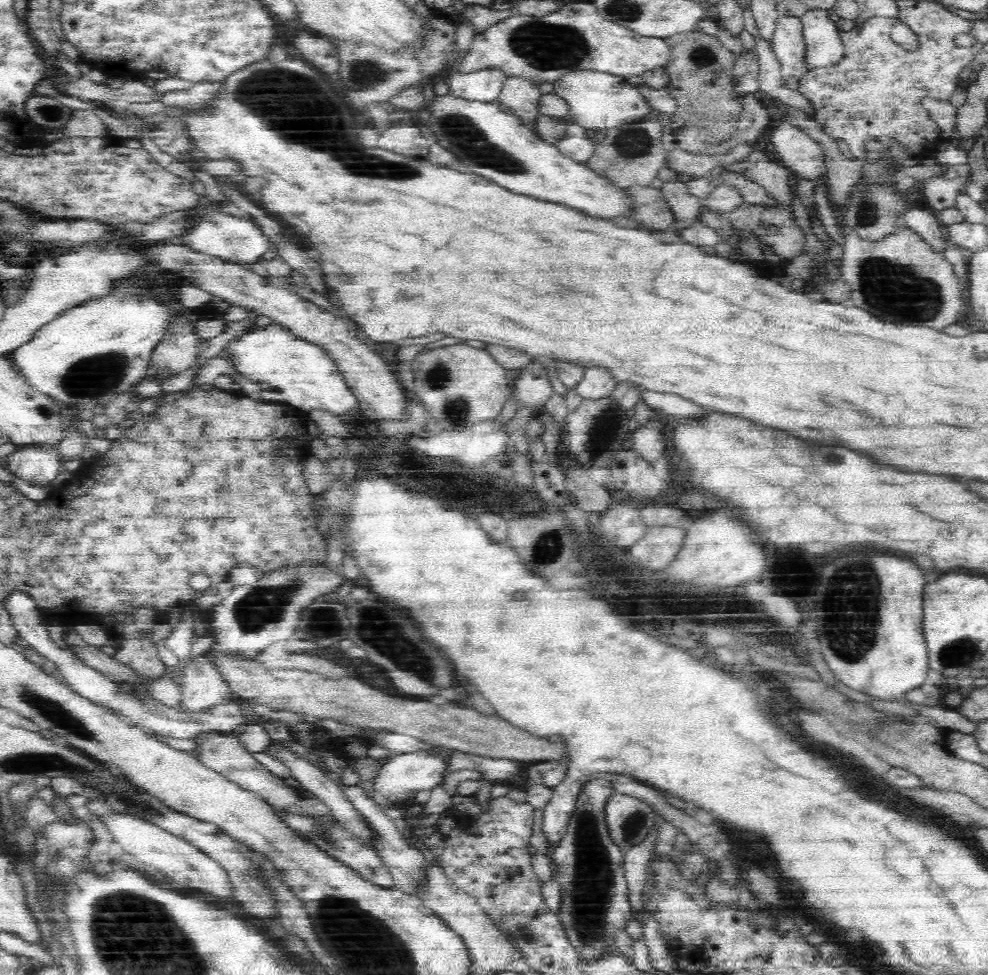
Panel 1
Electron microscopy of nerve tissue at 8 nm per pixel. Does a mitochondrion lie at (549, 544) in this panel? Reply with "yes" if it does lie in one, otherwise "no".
yes

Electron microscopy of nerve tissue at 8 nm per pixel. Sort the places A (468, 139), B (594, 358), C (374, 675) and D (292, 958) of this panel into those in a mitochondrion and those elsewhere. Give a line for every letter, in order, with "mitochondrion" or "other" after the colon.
A: mitochondrion
B: other
C: mitochondrion
D: other

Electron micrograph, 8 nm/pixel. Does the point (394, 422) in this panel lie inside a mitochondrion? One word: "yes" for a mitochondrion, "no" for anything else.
no

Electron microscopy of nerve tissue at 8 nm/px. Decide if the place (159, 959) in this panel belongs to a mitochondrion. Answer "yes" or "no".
yes

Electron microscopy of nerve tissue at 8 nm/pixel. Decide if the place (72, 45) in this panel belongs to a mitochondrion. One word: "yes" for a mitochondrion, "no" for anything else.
no

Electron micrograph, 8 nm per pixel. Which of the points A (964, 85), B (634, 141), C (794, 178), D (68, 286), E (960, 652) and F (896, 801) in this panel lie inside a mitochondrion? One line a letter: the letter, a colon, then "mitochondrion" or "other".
A: other
B: mitochondrion
C: other
D: other
E: mitochondrion
F: other

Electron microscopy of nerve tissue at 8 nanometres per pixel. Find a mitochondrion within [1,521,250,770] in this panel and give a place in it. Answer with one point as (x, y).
(52, 711)

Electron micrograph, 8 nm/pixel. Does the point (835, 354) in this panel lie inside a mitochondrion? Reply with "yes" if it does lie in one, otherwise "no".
no

